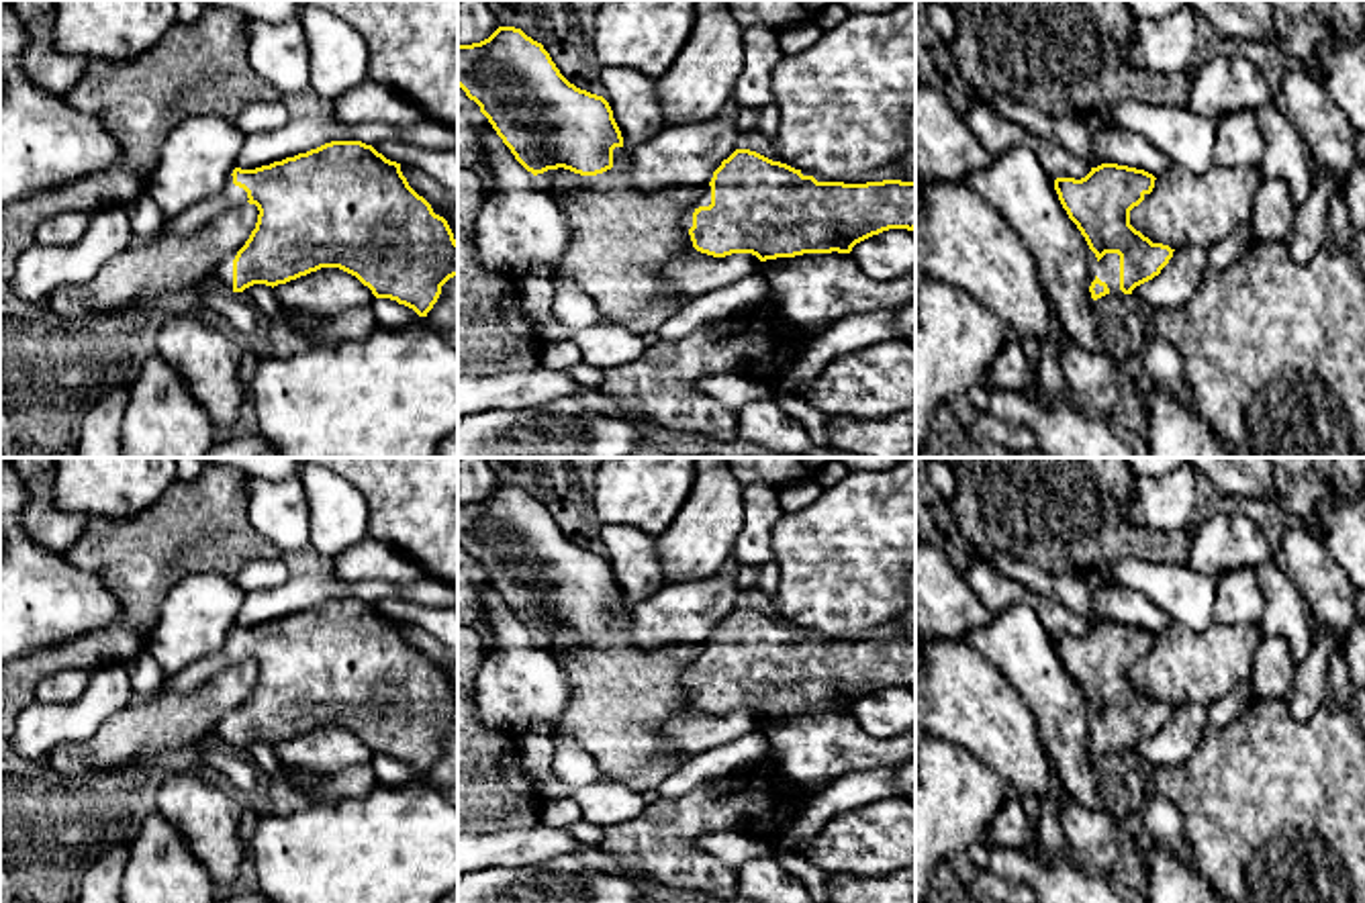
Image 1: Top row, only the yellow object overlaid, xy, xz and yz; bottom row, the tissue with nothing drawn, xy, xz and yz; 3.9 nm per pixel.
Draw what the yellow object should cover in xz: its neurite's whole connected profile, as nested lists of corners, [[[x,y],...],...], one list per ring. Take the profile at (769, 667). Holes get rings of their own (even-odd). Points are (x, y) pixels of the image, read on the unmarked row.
[[[736,607],[682,672],[682,684],[693,705],[713,715],[752,711],[766,719],[803,711],[850,711],[856,701],[883,688],[915,686],[915,639],[817,639],[787,621]]]

